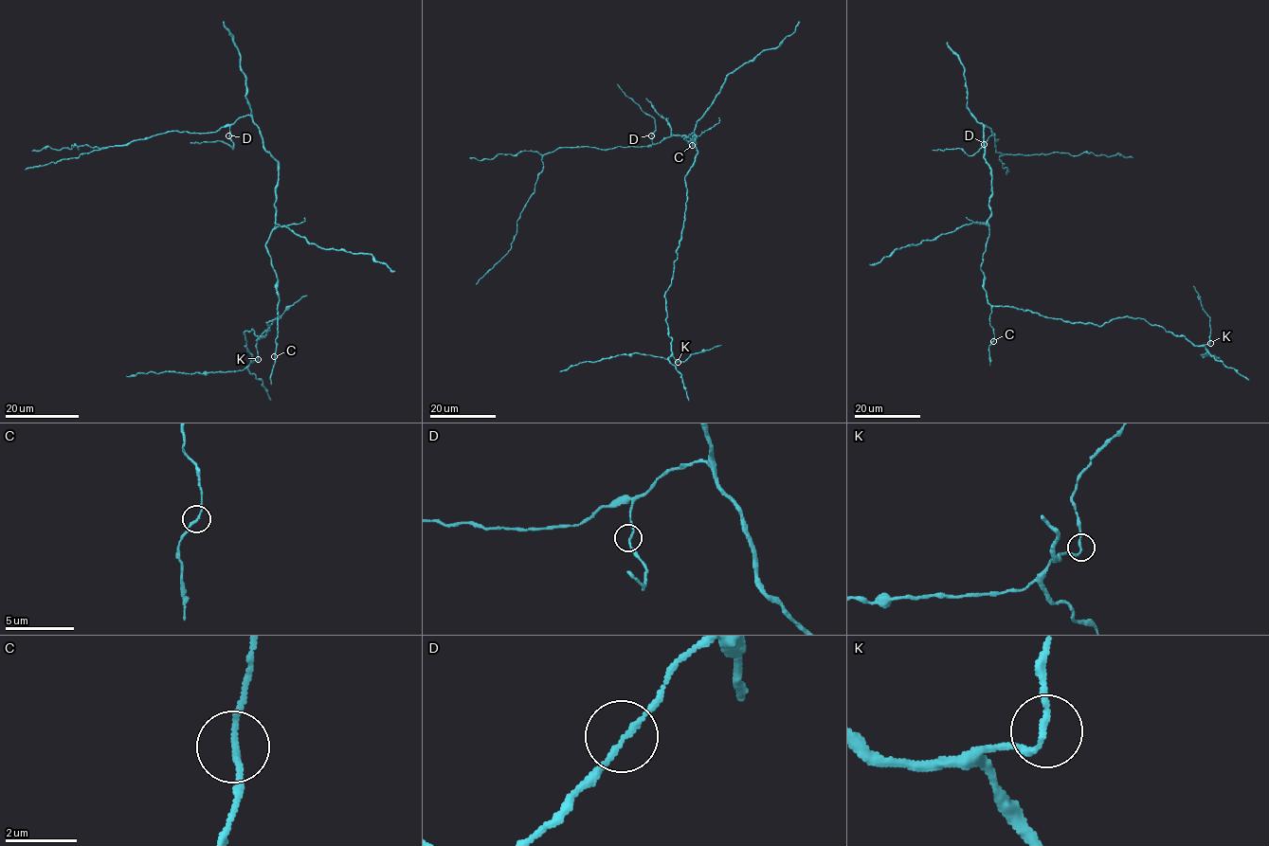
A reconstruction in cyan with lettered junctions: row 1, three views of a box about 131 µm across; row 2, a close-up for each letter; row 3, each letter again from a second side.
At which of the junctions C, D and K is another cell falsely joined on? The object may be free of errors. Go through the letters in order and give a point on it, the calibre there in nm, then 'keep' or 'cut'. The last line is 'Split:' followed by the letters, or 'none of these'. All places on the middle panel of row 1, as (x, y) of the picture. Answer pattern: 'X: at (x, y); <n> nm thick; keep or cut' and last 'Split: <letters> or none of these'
C: at (692, 145); 150 nm thick; keep
D: at (651, 135); 130 nm thick; keep
K: at (678, 362); 160 nm thick; keep
Split: none of these

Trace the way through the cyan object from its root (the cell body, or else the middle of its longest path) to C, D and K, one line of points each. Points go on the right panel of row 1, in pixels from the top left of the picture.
C: (987, 243), (981, 270), (991, 311), (989, 325), (993, 329), (993, 341)
D: (987, 243), (992, 188), (991, 169), (984, 157), (986, 125), (992, 134), (984, 143)
K: (987, 243), (981, 270), (987, 300), (993, 306), (1099, 326), (1116, 318), (1144, 318), (1195, 345), (1210, 343)

